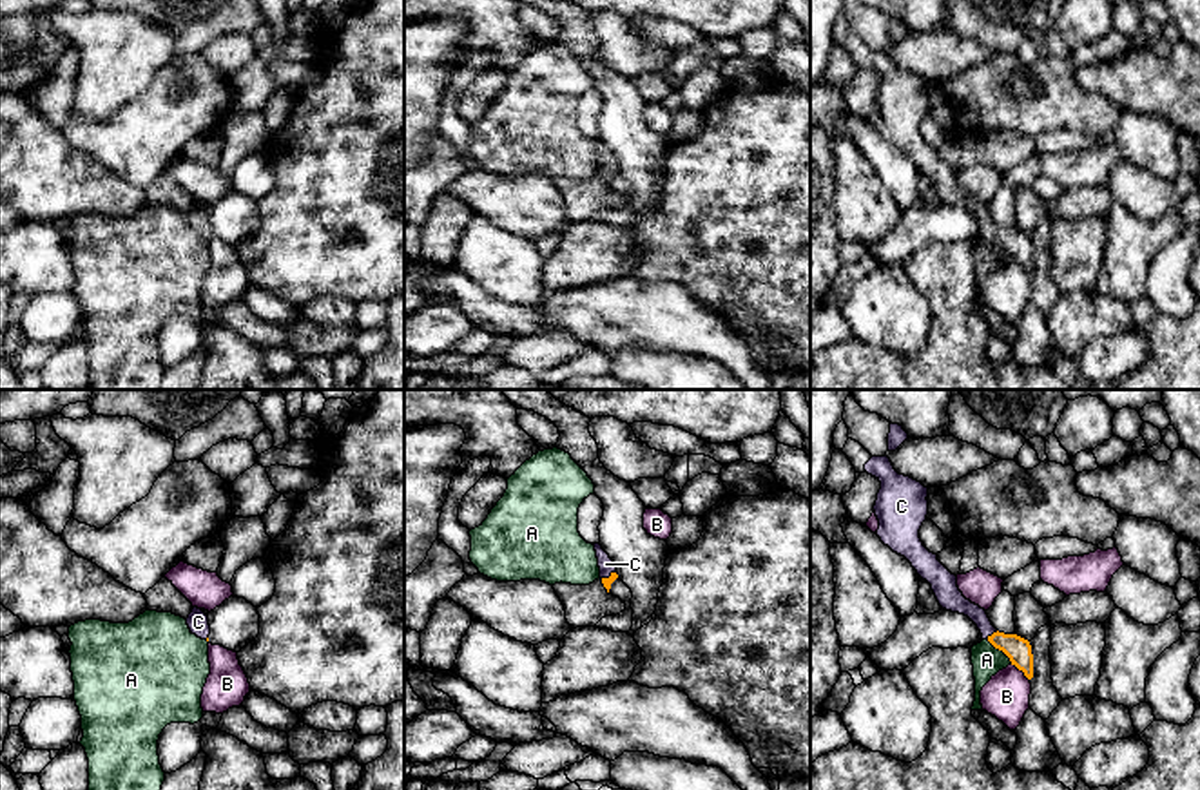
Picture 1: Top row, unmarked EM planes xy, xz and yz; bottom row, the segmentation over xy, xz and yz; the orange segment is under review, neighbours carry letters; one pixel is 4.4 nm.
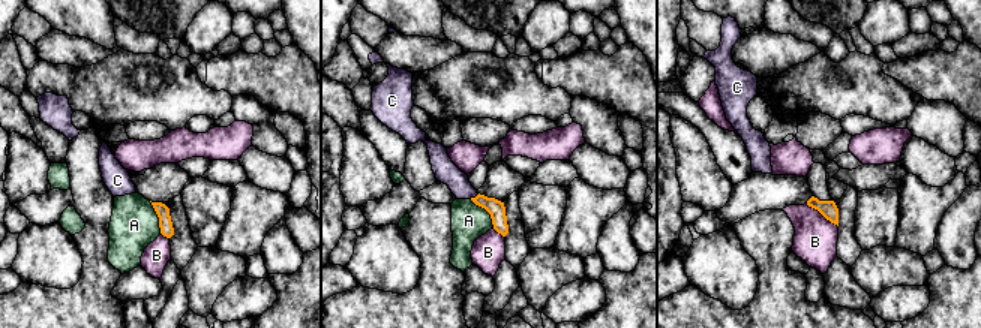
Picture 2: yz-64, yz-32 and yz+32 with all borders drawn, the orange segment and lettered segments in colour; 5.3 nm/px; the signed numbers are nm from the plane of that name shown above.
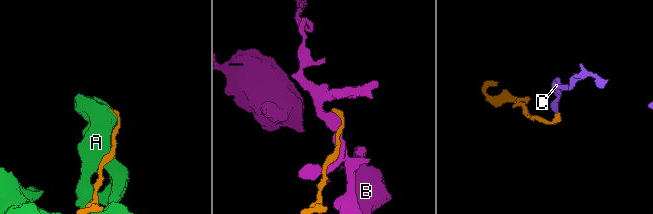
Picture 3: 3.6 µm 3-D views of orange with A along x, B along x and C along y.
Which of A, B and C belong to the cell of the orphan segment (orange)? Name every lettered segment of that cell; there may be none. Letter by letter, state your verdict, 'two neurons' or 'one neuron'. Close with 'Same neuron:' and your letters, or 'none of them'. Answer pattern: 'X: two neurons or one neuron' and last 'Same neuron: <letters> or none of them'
A: two neurons
B: two neurons
C: one neuron
Same neuron: C

